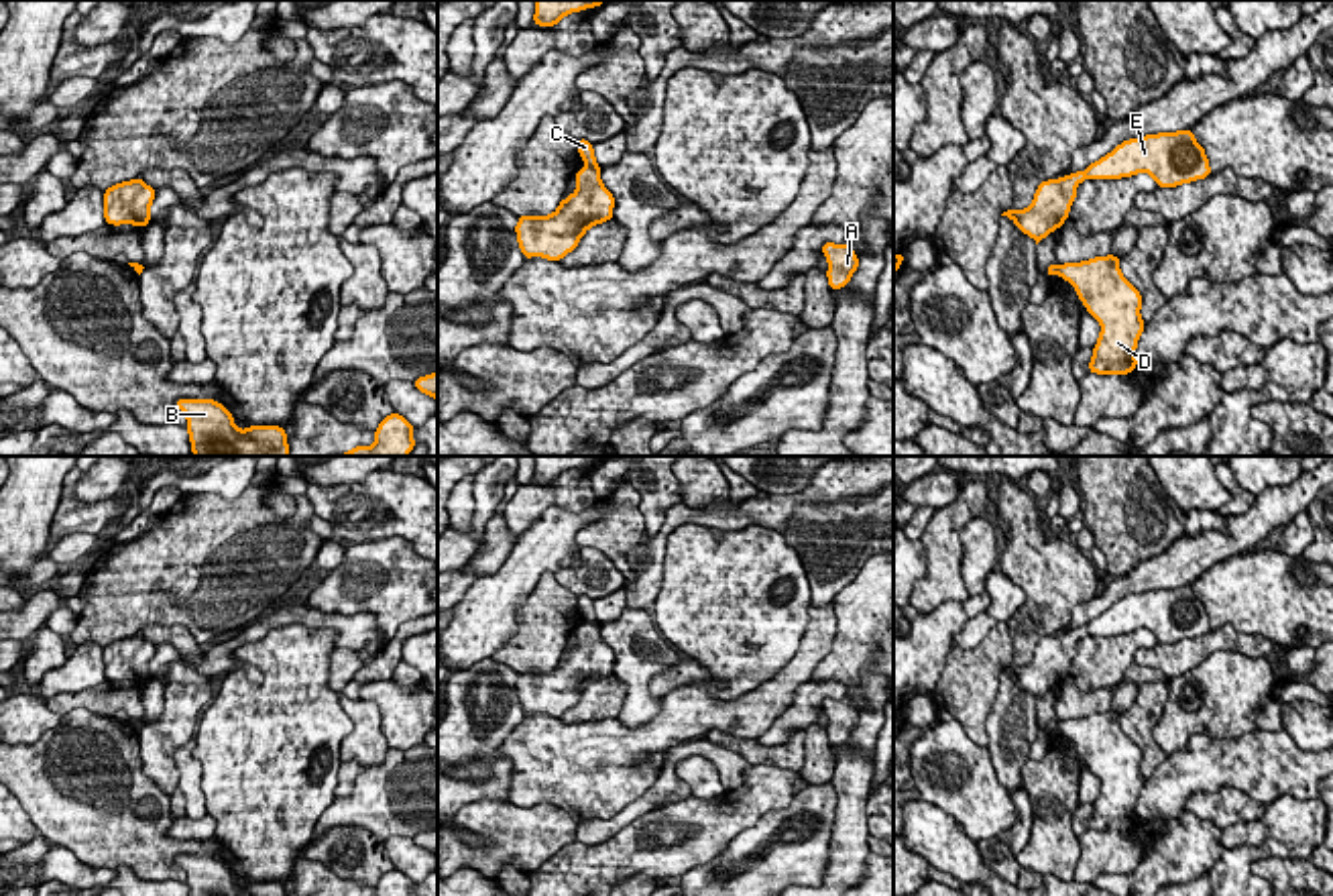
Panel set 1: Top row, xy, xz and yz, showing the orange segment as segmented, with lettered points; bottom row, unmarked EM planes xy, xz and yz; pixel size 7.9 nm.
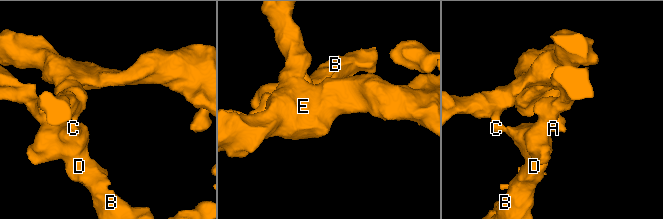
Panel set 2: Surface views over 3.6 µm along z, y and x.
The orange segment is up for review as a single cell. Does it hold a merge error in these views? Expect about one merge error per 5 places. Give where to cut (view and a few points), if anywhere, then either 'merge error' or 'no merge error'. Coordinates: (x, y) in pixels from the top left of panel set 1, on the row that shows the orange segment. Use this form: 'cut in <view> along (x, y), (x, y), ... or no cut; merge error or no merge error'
cut in xz along (595, 163), (587, 168); merge error

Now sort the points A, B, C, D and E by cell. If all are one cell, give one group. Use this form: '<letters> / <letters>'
A C E / B D

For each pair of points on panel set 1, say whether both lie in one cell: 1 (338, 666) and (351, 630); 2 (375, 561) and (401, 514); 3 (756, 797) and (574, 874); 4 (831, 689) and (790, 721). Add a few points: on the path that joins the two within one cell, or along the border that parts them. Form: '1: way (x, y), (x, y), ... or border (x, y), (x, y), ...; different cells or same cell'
1: border (336, 646), (357, 652); different cells
2: border (351, 544), (406, 538), (416, 554); different cells
3: way (711, 825), (682, 848), (619, 858); same cell
4: way (821, 691), (800, 711); same cell

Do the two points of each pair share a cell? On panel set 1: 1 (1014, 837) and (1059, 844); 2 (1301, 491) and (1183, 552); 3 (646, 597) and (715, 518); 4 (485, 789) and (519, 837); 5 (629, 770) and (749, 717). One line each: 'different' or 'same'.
1: different
2: same
3: same
4: different
5: same

